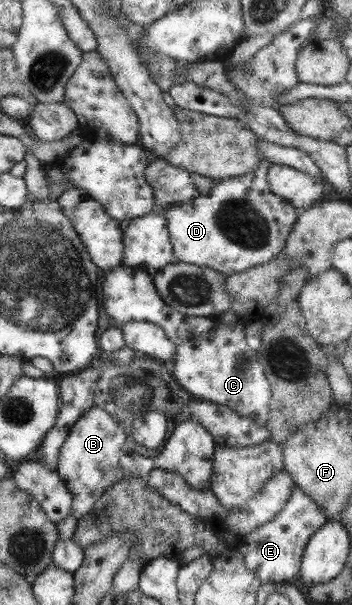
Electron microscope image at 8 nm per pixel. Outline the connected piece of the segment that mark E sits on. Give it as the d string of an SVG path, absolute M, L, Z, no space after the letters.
M295 483L285 506L276 517L240 538L236 549L243 555L245 566L257 575L262 584L295 583L307 540L327 521L321 507Z

